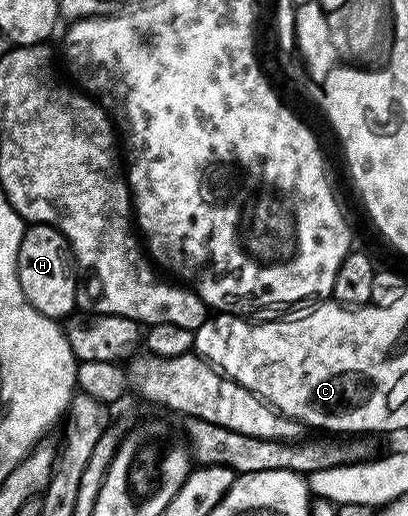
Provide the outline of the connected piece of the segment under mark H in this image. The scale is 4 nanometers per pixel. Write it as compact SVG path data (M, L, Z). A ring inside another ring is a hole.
M30 224L18 250L18 277L24 298L49 320L65 321L74 303L80 300L80 280L74 277L76 261L74 251L60 230L50 224Z

